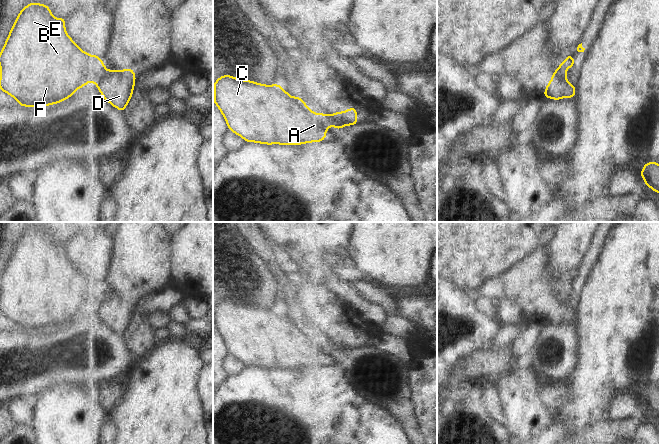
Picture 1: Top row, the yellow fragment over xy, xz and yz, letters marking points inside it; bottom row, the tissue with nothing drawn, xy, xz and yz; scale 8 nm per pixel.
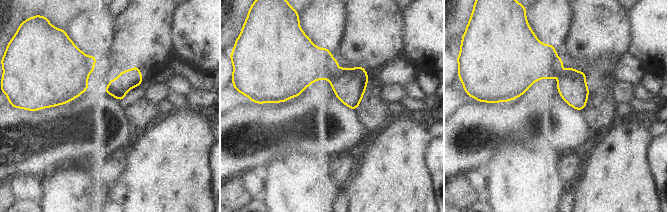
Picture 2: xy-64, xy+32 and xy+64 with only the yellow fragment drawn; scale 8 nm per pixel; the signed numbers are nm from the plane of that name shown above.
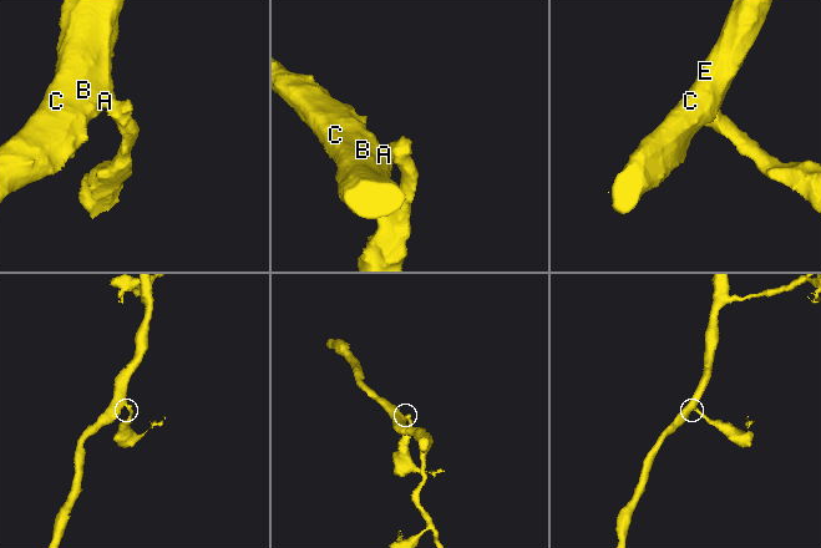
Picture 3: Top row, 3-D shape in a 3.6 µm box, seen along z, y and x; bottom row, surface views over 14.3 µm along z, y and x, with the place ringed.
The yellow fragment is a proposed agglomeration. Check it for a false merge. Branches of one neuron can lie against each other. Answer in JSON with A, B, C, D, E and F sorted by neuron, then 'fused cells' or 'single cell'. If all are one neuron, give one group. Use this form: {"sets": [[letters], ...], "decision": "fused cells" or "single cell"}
{"sets": [["A", "B", "C", "E", "F"], ["D"]], "decision": "fused cells"}

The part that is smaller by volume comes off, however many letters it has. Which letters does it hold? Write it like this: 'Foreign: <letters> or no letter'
Foreign: D.

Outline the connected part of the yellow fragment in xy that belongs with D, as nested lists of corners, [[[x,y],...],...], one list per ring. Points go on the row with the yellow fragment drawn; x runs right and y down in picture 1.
[[[132,68],[119,71],[105,70],[94,83],[103,98],[123,112],[133,96],[135,78]]]

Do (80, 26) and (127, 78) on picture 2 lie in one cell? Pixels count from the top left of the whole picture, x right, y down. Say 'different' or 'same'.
different

